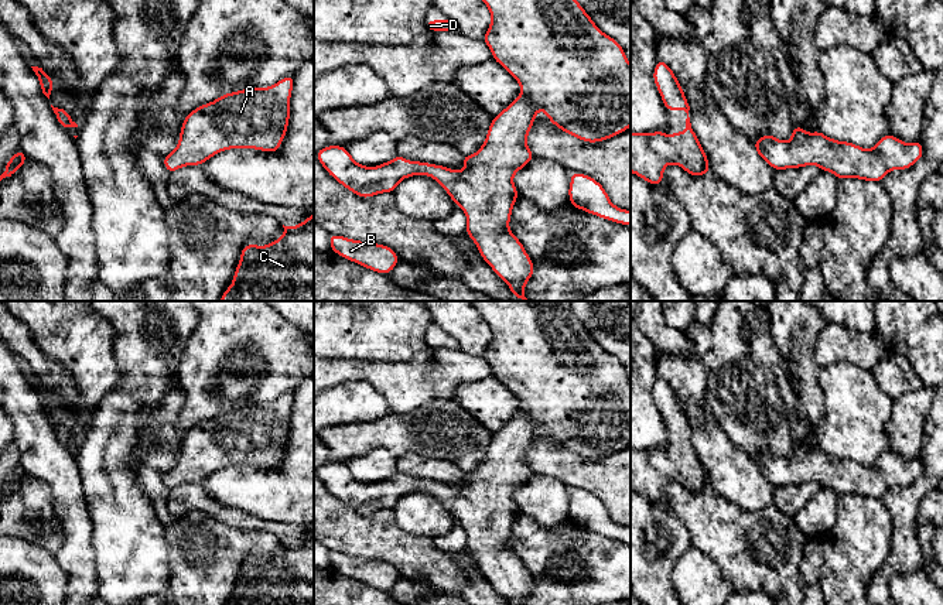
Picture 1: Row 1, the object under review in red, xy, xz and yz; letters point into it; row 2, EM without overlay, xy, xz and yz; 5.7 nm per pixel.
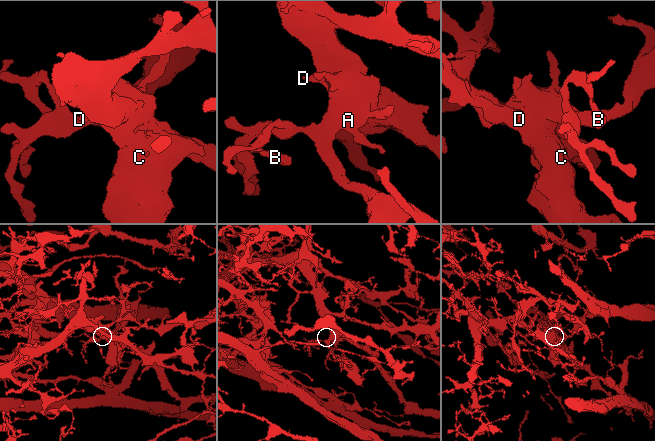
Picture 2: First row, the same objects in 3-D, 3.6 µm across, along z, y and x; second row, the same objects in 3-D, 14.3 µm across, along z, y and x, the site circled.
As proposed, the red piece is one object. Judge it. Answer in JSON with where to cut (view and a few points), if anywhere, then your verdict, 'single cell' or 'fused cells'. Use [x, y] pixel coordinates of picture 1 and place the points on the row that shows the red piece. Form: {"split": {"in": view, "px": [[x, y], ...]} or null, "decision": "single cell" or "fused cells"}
{"split": null, "decision": "single cell"}

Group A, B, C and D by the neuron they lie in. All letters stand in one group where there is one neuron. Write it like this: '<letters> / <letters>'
A B C D

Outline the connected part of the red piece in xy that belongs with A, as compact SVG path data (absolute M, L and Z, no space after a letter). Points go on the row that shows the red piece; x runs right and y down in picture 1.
M294 76L277 83L223 93L191 110L182 122L180 141L163 160L170 174L185 165L202 165L230 148L276 153L290 122Z

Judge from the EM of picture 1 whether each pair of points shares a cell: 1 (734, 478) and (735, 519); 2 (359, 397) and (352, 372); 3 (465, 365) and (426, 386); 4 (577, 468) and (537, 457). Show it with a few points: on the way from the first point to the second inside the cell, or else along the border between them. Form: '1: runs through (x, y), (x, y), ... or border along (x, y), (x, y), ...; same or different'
1: border along (709, 489), (748, 509), (762, 510); different
2: border along (328, 388), (351, 382), (368, 382), (385, 396); different
3: runs through (455, 368), (441, 371), (436, 376); same
4: runs through (567, 467), (547, 458); same

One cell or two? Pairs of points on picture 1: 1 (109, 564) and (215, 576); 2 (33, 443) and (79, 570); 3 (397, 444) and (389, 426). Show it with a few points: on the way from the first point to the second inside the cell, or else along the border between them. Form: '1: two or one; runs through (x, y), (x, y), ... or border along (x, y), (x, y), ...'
1: two; border along (173, 556), (170, 559), (170, 577), (161, 590)
2: one; runs through (61, 474), (77, 523), (77, 539)
3: one; runs through (397, 440), (397, 434), (393, 430)

